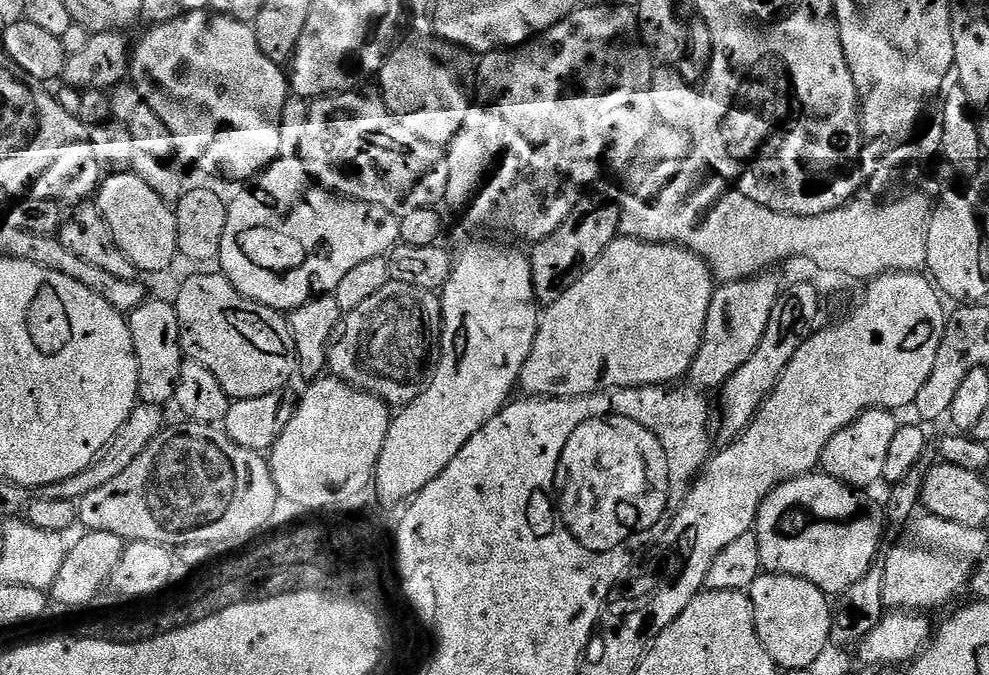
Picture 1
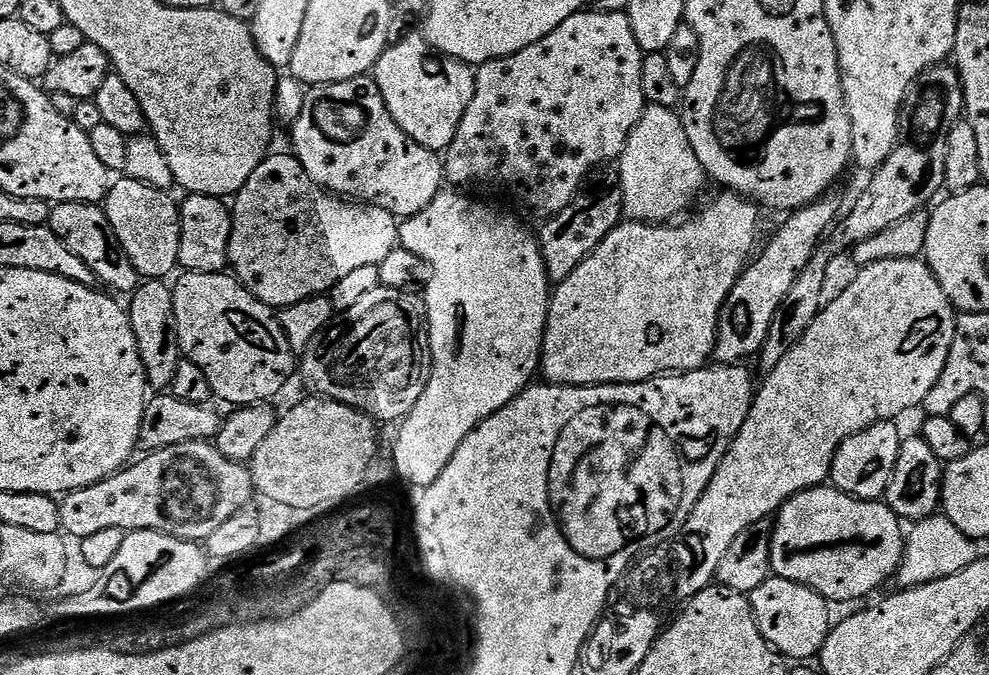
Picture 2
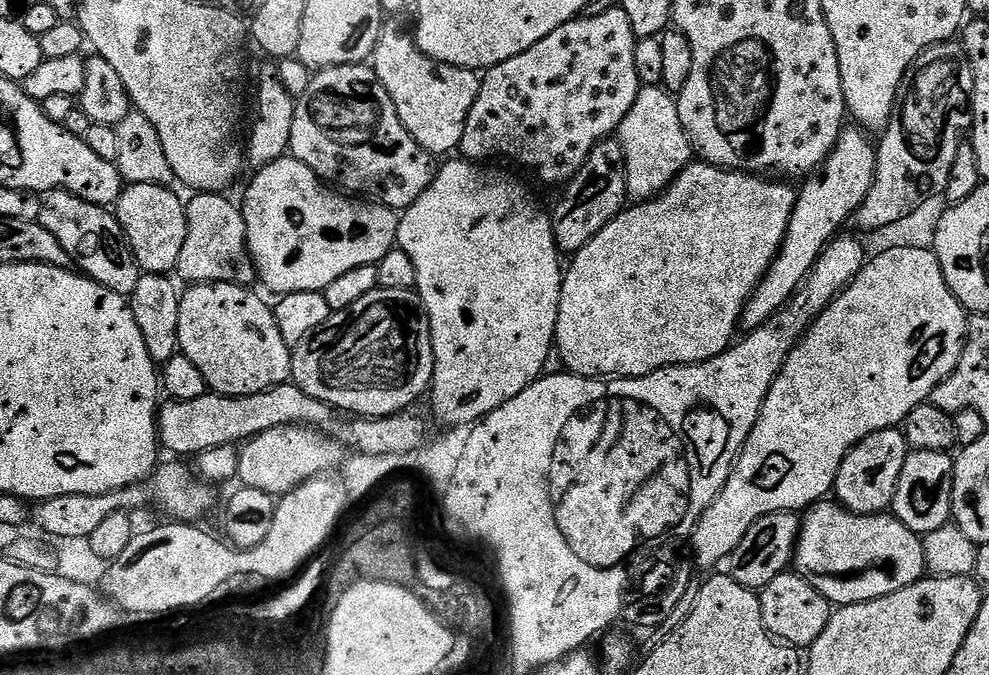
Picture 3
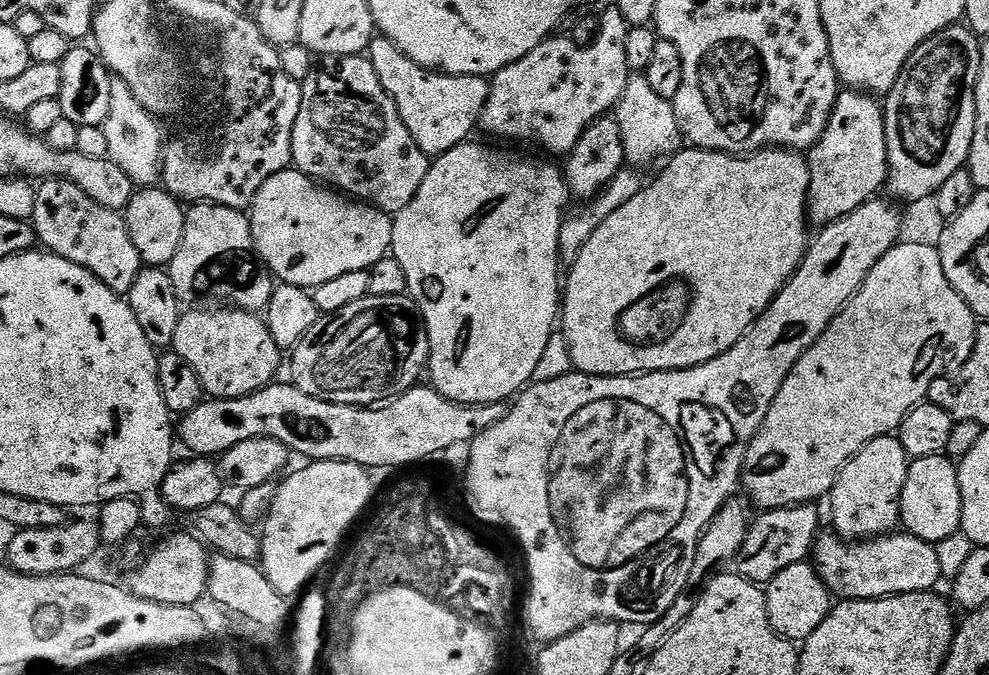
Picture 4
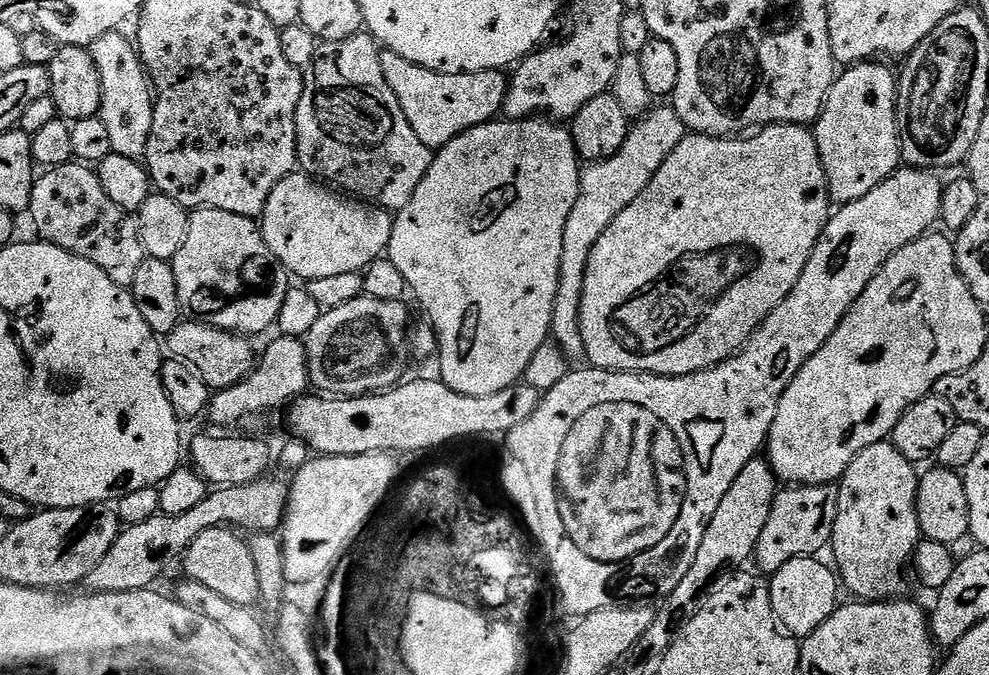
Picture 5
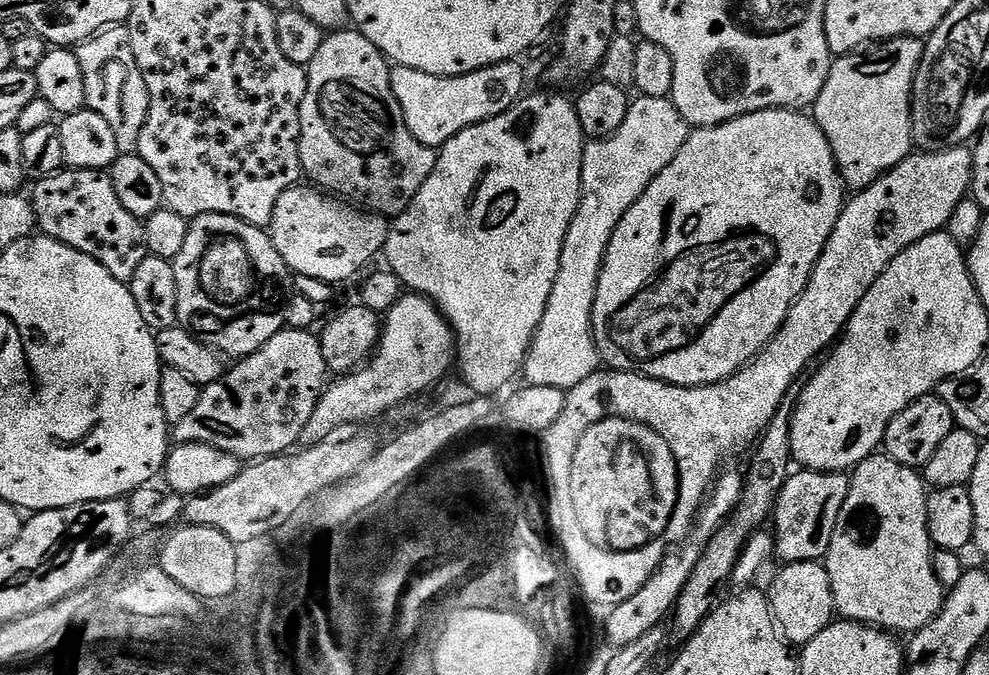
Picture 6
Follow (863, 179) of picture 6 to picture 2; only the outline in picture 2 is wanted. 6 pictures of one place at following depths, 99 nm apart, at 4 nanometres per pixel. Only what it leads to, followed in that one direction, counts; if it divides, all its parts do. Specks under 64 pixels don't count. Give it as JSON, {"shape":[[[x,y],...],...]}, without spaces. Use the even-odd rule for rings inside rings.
{"shape":[[[832,194],[825,195],[804,208],[795,209],[789,215],[792,217],[777,230],[776,237],[765,246],[764,253],[757,260],[755,257],[745,267],[734,290],[730,290],[723,310],[720,311],[714,356],[721,365],[739,365],[747,356],[755,357],[764,347],[774,314],[782,306],[786,294],[790,294],[794,278],[802,274],[802,266],[810,262],[810,258],[825,239],[826,233],[837,223],[841,212],[842,207],[840,208],[839,202]]]}

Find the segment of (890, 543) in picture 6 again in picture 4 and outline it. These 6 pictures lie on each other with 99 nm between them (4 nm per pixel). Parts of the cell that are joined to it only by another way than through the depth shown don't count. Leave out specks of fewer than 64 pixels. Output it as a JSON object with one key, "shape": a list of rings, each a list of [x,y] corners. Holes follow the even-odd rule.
{"shape":[[[899,435],[874,438],[838,474],[830,493],[832,524],[835,535],[854,540],[870,540],[895,533],[900,524],[902,486],[910,458],[902,446]]]}

